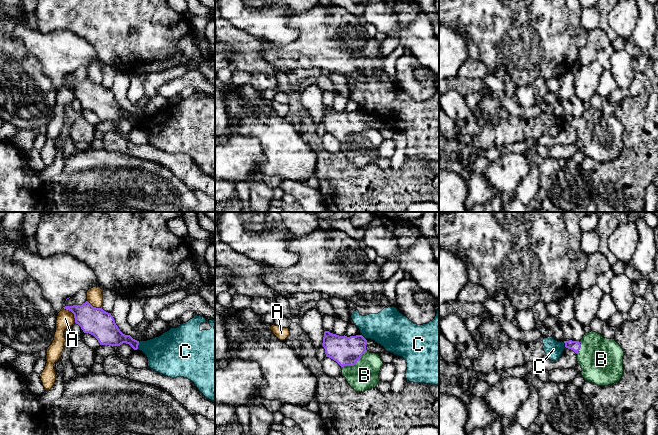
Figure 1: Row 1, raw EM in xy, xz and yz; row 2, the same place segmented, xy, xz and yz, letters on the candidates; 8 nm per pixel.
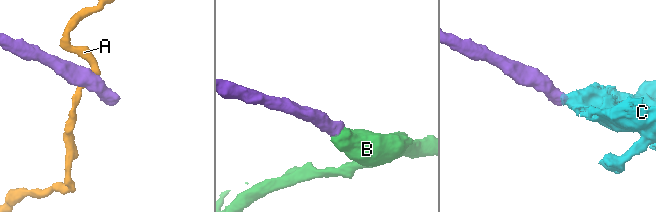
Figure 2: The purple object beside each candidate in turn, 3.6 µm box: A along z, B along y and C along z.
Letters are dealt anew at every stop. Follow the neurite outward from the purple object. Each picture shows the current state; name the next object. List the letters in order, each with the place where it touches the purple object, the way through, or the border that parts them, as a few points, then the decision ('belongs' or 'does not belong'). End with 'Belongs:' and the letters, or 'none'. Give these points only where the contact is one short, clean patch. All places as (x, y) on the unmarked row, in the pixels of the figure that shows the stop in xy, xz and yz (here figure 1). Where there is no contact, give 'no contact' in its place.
A: contact xy (72, 88); border xy (63, 83), (73, 90), (75, 98); does not belong
B: contact xz (354, 140); way xz (346, 127), (354, 135), (354, 140), (364, 151); belongs
C: contact xy (137, 122); border xy (139, 118), (136, 125); does not belong
Belongs: B

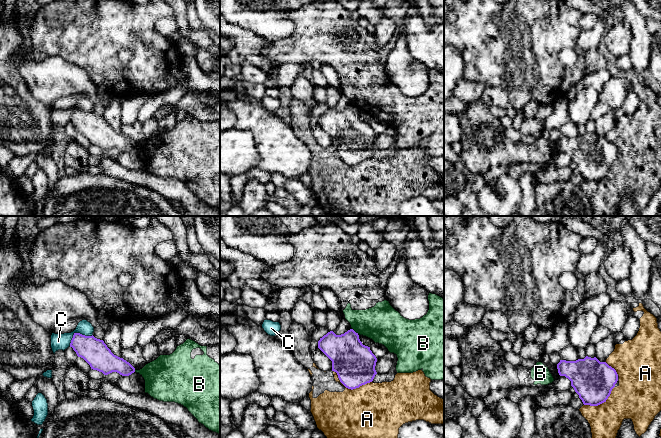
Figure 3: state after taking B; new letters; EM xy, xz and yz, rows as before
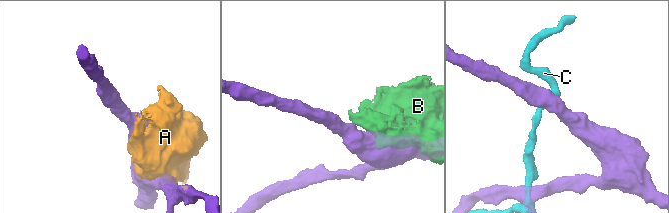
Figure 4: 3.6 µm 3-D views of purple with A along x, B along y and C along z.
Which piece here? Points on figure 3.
A: contact xz (350, 164); does not belong
B: contact xz (354, 107); border xz (352, 104), (358, 109); does not belong
C: contact xy (77, 109); does not belong
Belongs: none

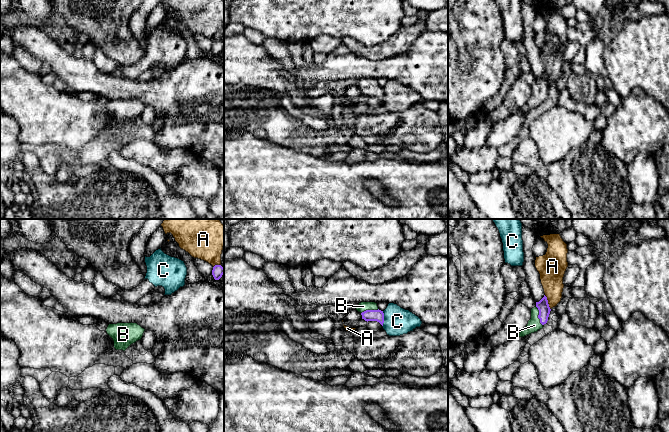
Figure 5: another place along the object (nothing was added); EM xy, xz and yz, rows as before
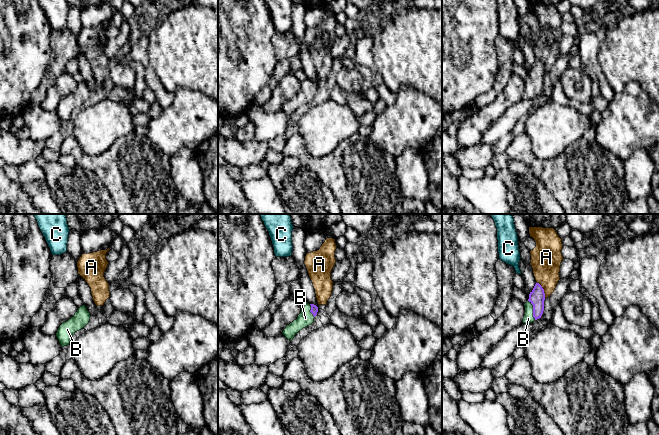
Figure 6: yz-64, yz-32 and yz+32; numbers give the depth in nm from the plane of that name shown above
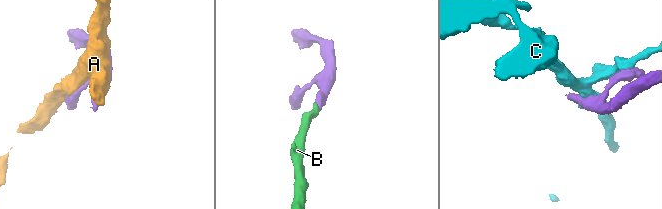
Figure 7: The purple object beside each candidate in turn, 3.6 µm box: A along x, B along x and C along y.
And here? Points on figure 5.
A: contact yz (547, 78); does not belong
B: contact yz (538, 92); way yz (544, 86), (538, 92), (534, 101); belongs
C: contact xz (383, 95); does not belong
Belongs: B

